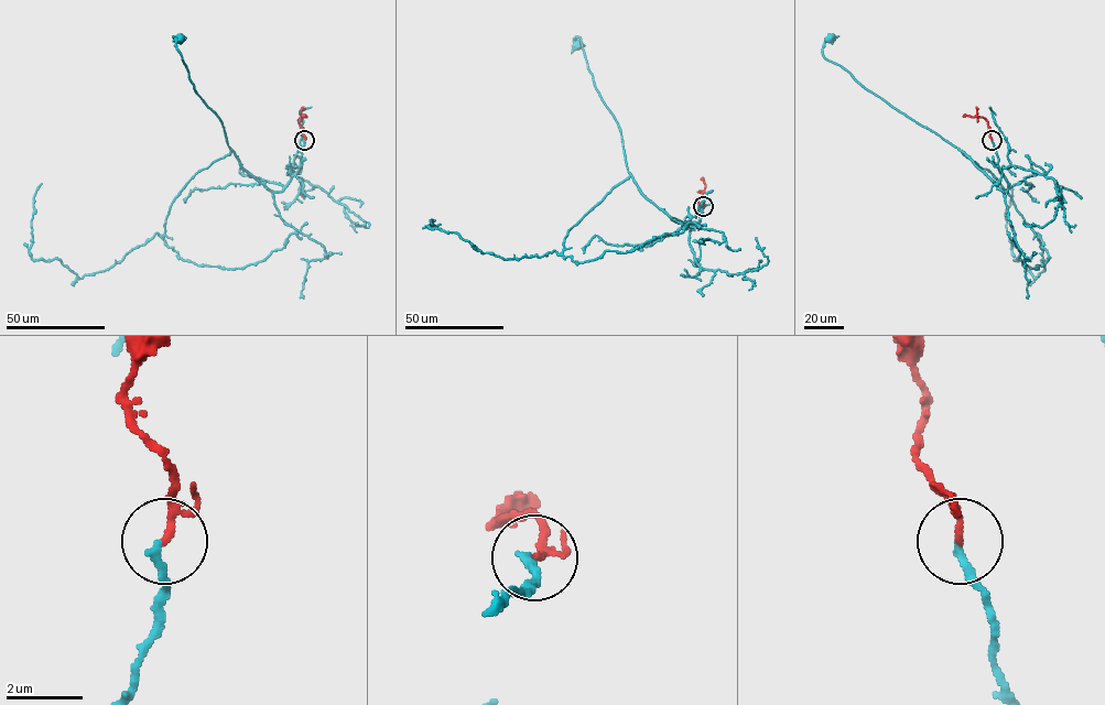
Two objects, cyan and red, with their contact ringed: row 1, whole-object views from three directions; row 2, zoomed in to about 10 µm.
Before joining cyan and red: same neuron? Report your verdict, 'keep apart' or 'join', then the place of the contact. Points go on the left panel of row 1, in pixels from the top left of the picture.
join; place (304, 140)

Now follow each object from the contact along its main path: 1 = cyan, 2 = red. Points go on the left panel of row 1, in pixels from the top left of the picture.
1: (304, 140), (299, 169), (281, 191), (271, 192), (241, 166), (221, 121), (196, 94), (176, 49), (181, 39)
2: (304, 140), (299, 120), (306, 117), (302, 115)

